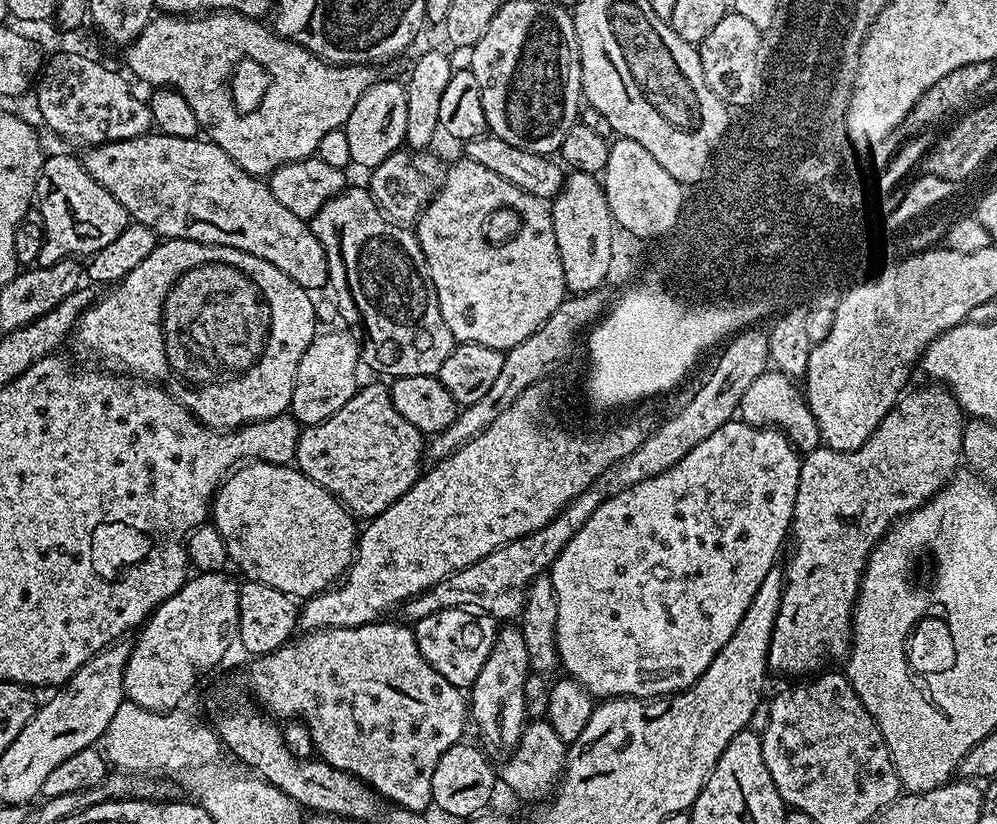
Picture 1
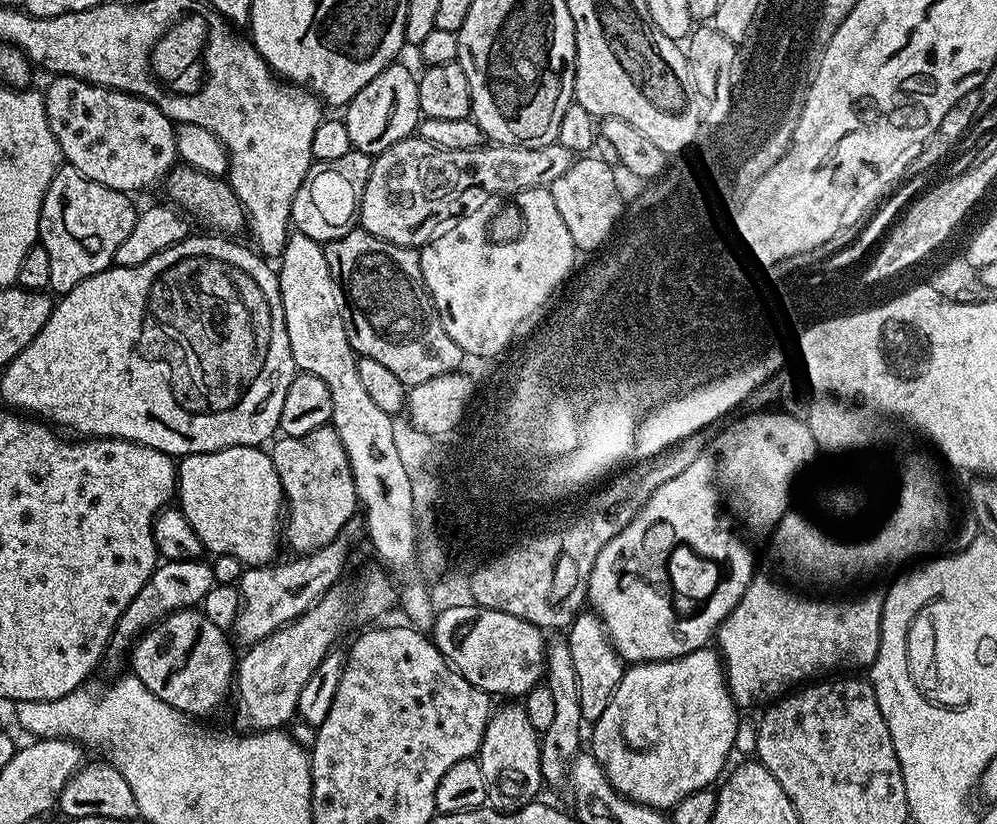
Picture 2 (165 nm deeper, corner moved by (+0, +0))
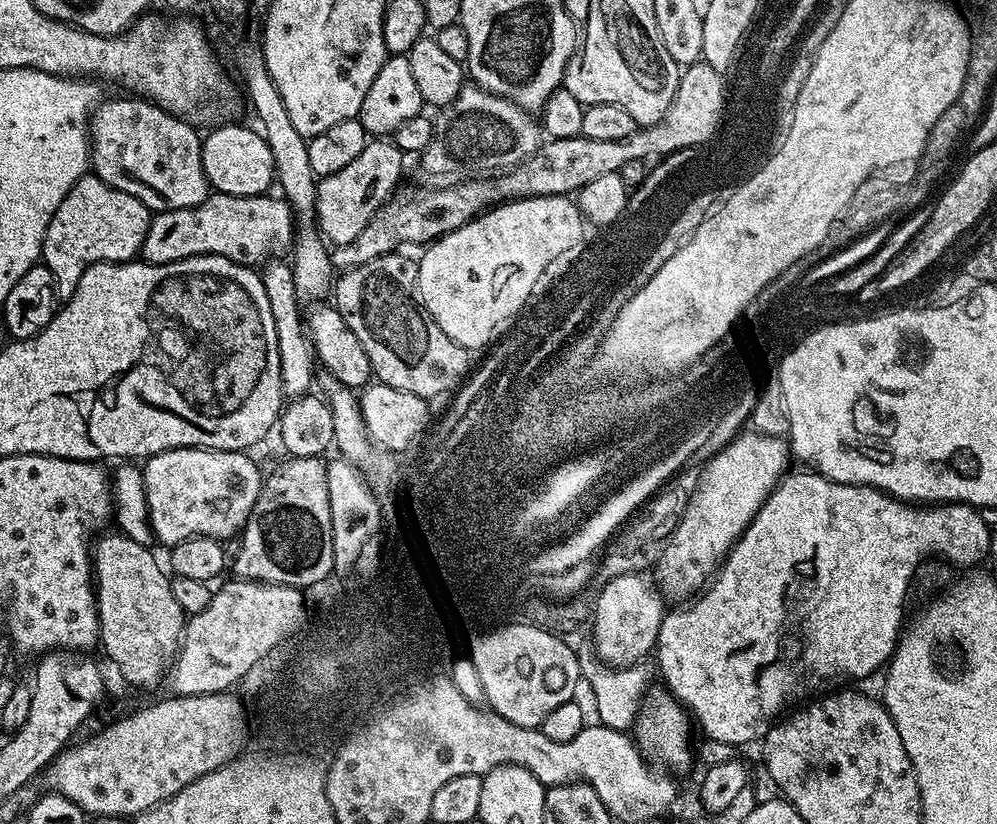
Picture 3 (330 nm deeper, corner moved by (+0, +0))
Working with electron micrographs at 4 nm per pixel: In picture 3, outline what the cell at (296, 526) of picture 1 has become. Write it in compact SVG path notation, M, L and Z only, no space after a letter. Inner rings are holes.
M175 448L147 457L144 469L144 489L148 503L148 520L157 541L171 546L195 536L209 536L225 542L239 537L260 493L262 471L244 452L215 452L213 448Z

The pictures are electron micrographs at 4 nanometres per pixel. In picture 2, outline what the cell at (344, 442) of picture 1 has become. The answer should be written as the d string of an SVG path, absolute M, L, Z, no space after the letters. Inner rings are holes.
M331 426L310 430L310 434L301 436L281 435L272 446L270 455L278 478L282 482L286 501L286 523L282 528L283 539L296 551L294 552L296 554L317 551L320 547L326 546L328 542L333 542L335 536L342 530L342 526L345 526L351 516L358 512L354 474L350 468L346 450L336 429Z

